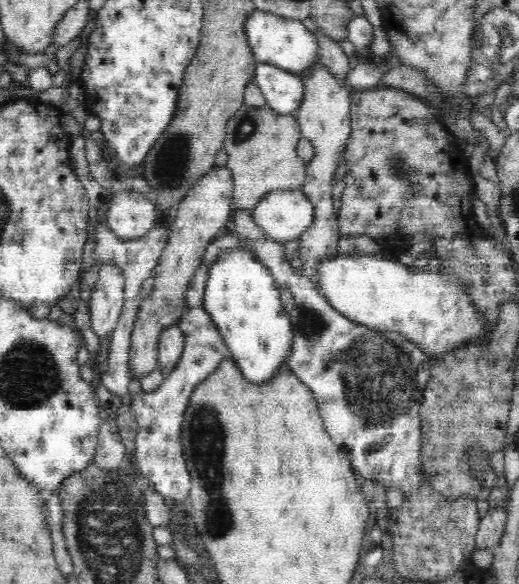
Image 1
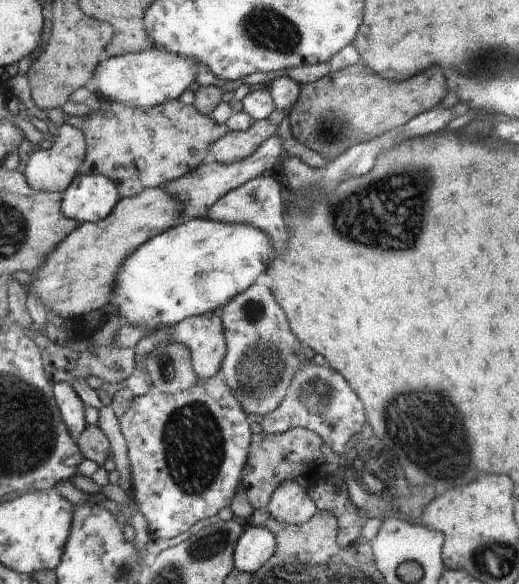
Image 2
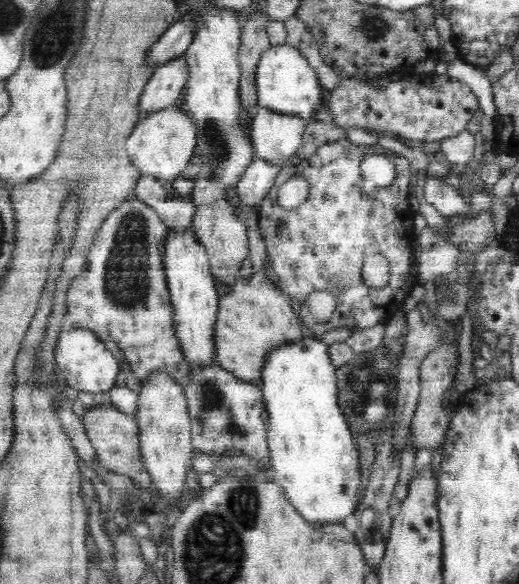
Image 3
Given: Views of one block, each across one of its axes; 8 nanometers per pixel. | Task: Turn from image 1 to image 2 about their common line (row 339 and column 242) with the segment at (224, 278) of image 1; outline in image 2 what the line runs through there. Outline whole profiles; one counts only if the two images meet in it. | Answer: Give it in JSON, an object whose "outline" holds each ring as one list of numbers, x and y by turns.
{"outline":[[210,218,181,219,172,229,142,245,125,262,113,301,105,308,108,318,118,315,122,324,138,324,148,330,170,330,185,318,220,311,230,300,245,292,262,274,270,270,276,257,272,239,250,224,230,224]]}

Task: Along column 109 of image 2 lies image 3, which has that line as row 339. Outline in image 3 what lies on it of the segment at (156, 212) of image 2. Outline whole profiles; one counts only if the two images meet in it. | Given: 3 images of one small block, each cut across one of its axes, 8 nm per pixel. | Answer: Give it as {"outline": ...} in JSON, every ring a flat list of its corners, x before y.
{"outline":[[262,271,253,274,250,280,238,280,231,288,229,294,220,296,216,361,222,370,233,374,238,380,261,386,262,372,270,354,282,346,304,340,302,322,282,295,282,290,266,281]]}

